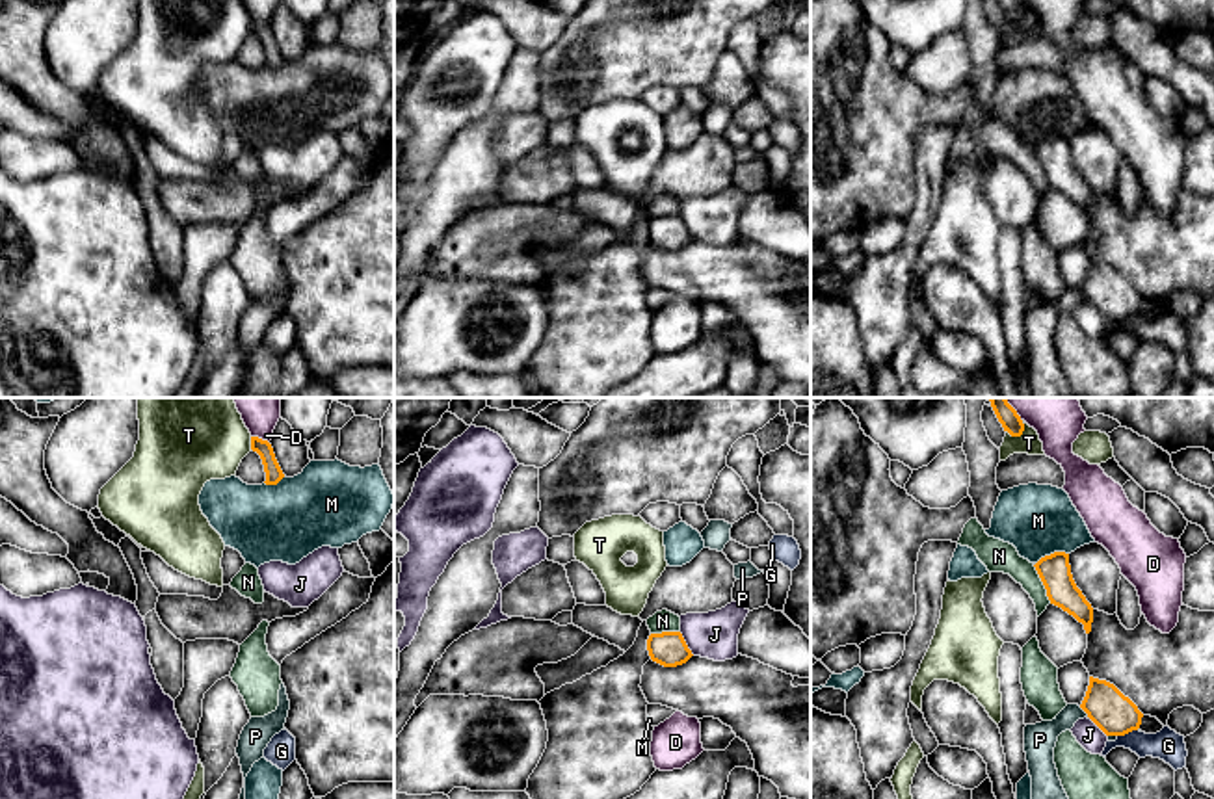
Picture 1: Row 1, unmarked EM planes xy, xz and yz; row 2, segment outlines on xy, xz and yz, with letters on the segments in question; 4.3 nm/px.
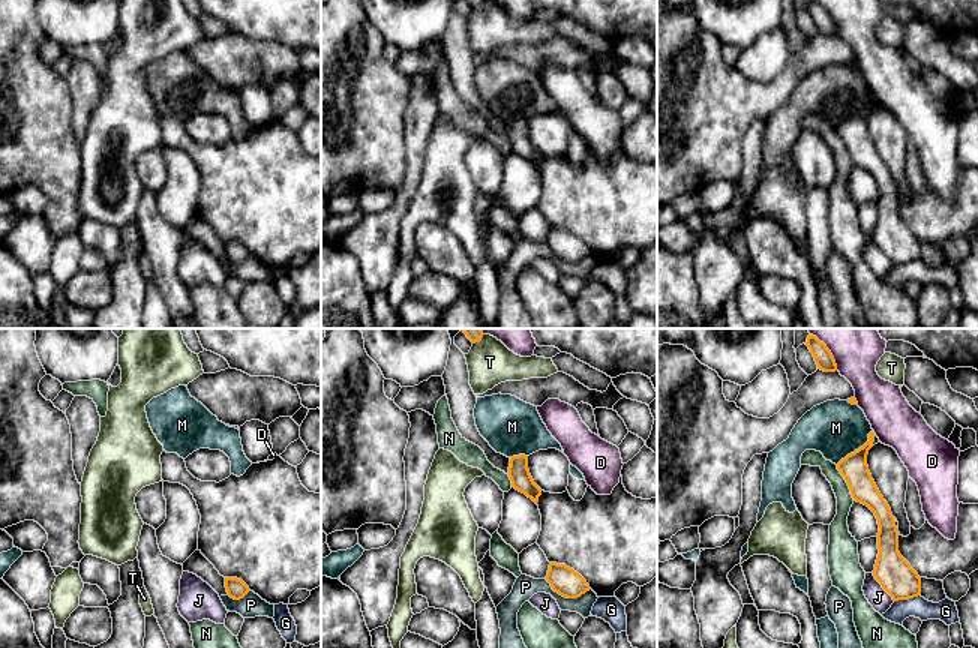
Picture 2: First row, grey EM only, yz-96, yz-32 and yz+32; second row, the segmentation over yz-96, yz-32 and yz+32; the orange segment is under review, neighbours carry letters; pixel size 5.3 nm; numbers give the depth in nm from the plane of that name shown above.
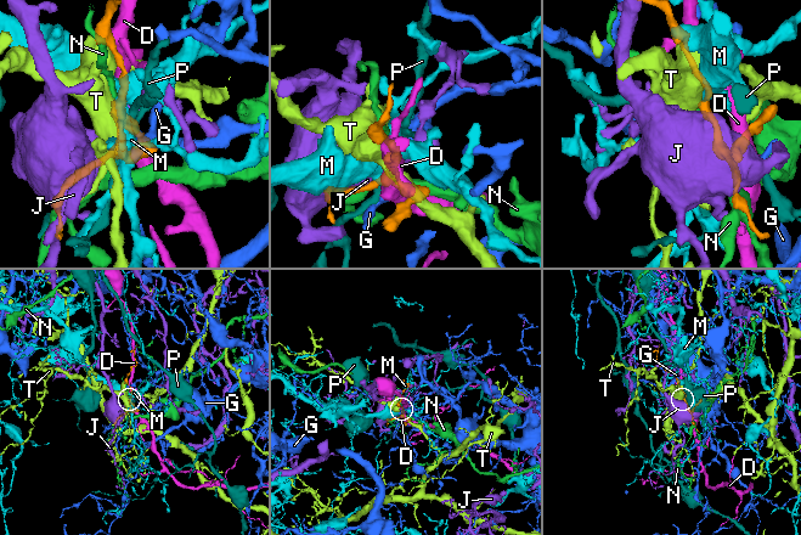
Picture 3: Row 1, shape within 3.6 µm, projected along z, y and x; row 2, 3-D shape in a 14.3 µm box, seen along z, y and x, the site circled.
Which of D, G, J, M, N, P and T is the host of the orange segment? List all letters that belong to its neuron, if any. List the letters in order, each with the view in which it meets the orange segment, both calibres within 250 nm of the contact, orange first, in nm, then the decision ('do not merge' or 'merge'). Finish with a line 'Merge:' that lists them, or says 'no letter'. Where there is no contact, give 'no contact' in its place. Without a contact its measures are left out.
D: contact in xy; calibres 80 and 200 nm; do not merge
G: contact in yz; calibres 180 and 140 nm; do not merge
J: contact in xz; calibres 150 and 200 nm; do not merge
M: contact in yz; calibres 140 and 300 nm; do not merge
N: contact in yz; calibres 140 and 140 nm; do not merge
P: contact in yz; calibres 180 and 140 nm; do not merge
T: contact in yz; calibres 90 and 100 nm; do not merge
Merge: no letter

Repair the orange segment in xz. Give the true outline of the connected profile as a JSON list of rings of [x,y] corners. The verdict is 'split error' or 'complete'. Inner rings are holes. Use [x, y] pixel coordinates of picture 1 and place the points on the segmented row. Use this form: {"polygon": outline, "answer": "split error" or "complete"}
{"polygon": [[[647,621],[641,622],[634,645],[606,667],[582,676],[573,684],[547,693],[539,704],[547,721],[547,749],[528,779],[526,793],[530,799],[627,799],[656,771],[651,756],[654,727],[647,721],[647,699],[640,688],[643,665],[653,660],[664,667],[677,667],[692,658],[680,632],[653,634]]], "answer": "split error"}

